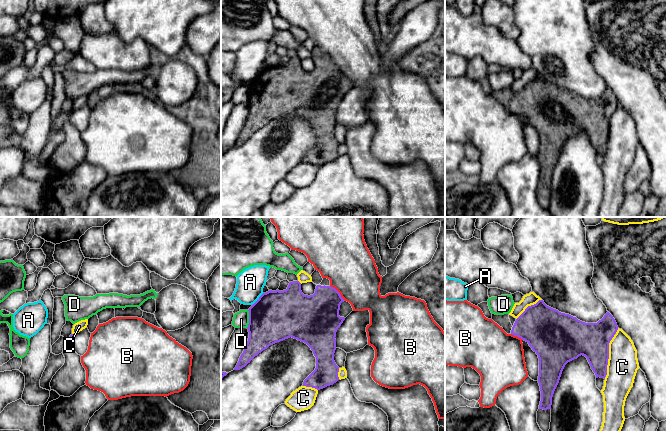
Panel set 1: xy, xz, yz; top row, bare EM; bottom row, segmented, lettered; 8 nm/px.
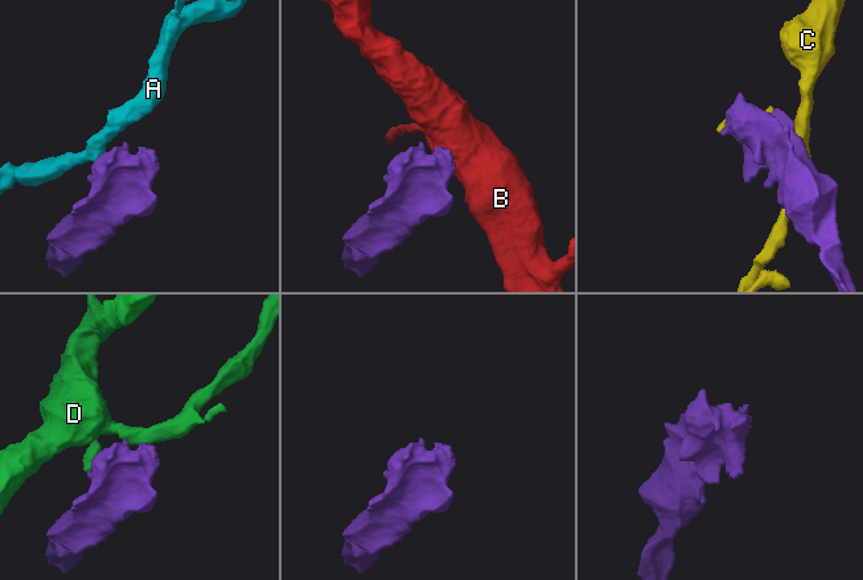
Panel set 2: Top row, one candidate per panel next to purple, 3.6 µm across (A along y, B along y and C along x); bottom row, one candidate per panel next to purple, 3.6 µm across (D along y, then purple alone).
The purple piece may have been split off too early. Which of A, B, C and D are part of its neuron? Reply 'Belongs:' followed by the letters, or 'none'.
Belongs: none

